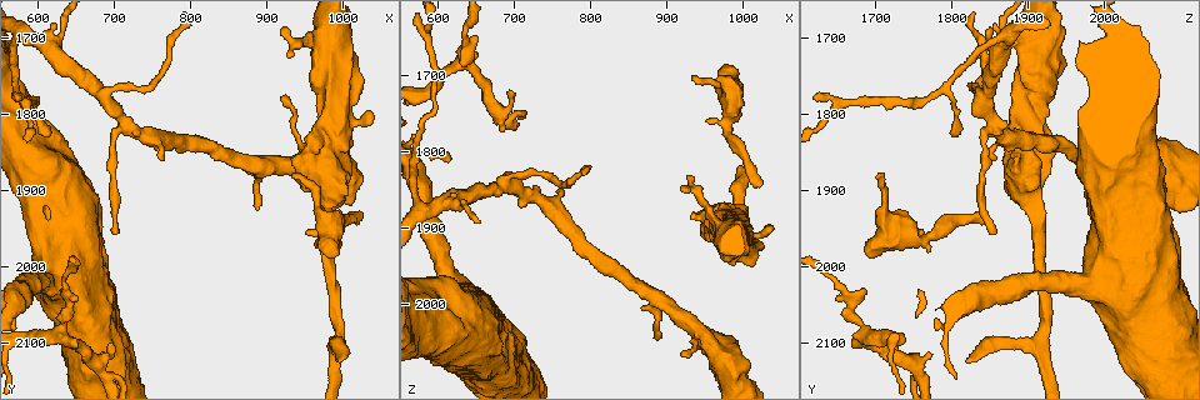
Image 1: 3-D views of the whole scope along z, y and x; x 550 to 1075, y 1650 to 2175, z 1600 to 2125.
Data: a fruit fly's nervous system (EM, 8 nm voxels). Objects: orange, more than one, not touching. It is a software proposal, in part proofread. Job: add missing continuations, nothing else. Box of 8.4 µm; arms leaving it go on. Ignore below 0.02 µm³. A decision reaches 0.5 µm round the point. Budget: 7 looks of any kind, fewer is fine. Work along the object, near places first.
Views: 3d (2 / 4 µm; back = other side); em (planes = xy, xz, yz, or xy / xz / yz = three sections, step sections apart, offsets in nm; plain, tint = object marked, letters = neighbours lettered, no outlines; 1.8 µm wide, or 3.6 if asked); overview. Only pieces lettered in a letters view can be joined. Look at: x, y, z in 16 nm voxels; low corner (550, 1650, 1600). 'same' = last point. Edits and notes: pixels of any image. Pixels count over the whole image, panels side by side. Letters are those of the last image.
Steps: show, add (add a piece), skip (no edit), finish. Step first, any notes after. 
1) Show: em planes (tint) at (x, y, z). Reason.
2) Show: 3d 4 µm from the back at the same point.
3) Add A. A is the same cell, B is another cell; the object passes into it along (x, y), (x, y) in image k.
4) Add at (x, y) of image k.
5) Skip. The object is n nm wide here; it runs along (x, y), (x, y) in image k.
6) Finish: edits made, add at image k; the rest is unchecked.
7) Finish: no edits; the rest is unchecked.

Show: 3d 2 µm at (980, 1990, 1690). Thick end.

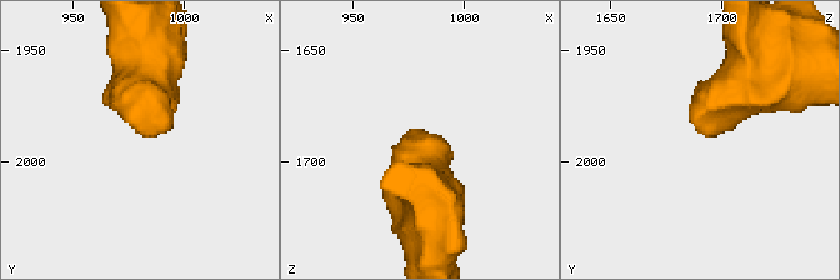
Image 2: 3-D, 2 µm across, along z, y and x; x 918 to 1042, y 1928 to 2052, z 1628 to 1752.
Show: em planes (tint) at (982, 1988, 1690). Need the tissue.

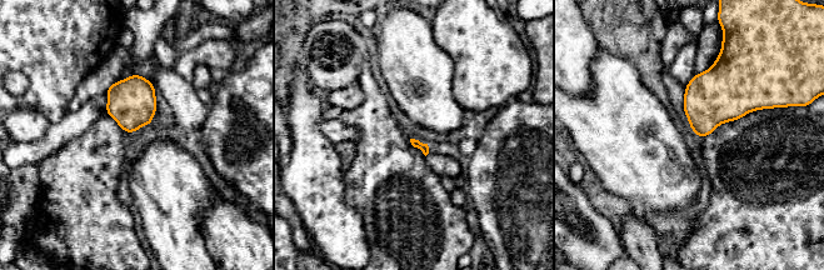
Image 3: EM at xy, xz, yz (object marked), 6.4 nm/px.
Show: em planes (letters) at the same point. See the neighbours.

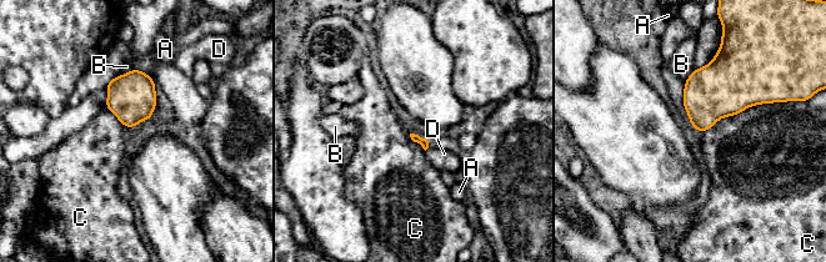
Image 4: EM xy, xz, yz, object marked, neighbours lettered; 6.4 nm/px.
Skip. A, B, C and D are other cells; a border runs along (776, 101), (720, 117), (701, 132) in image 4; none of them fits.

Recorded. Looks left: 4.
Show: em planes (tint) at (995, 2130, 1820). Free end.

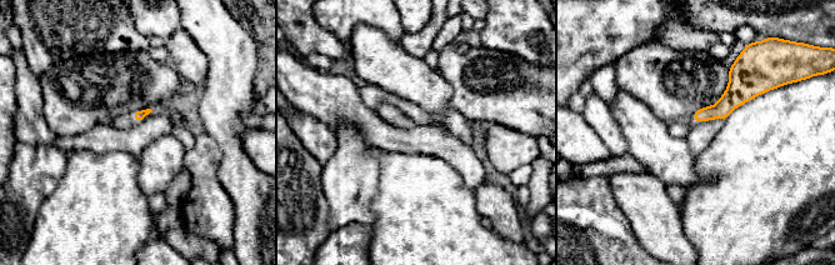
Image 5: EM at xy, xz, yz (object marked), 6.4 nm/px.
Show: em planes (letters) at the same point.

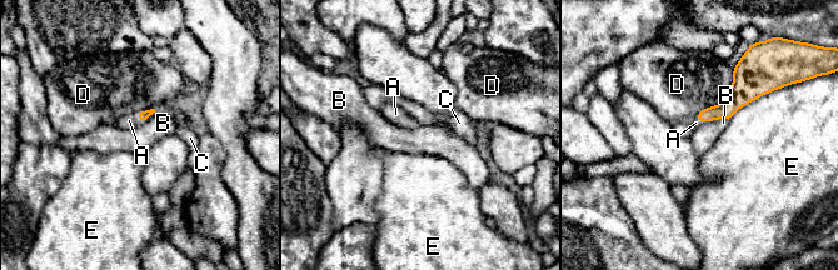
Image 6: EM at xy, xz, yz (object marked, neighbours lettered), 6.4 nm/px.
Add at (129, 120) of image 6. A is the same cell, B, C, D and E are other cells; it goes on there.

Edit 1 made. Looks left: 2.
Finish: edits made, add at image 6; the rest is unchecked.

